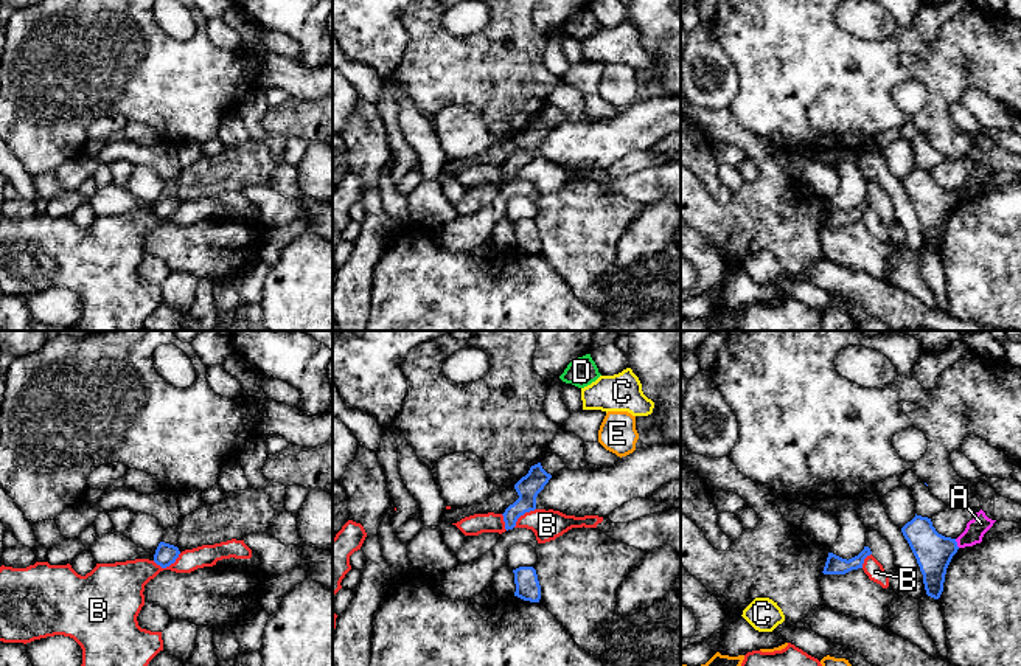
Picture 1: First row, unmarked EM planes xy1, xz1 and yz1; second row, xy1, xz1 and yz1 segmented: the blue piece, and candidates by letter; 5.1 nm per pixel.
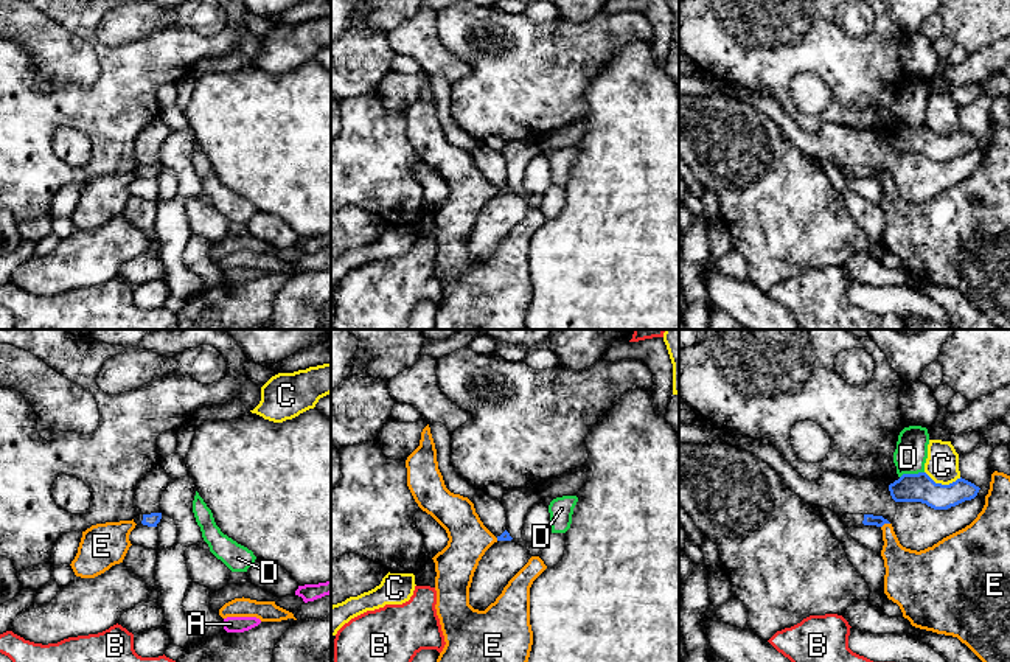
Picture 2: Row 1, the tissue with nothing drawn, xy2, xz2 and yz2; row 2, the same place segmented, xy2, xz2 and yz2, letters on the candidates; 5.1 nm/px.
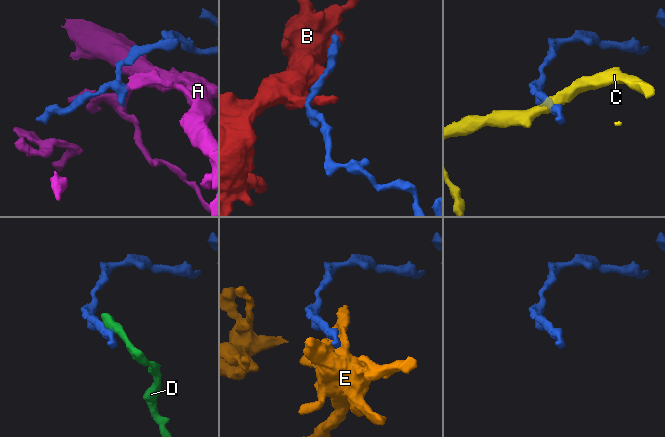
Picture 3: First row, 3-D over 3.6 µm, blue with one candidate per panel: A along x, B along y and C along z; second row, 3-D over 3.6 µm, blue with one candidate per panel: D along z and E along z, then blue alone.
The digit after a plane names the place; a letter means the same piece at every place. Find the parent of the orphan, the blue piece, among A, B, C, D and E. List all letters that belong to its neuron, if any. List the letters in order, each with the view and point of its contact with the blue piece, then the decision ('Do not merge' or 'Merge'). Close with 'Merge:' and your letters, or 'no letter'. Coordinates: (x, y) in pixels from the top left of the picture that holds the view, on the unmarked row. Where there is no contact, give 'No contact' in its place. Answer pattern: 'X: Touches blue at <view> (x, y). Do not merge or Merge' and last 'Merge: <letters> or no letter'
A: Touches blue at yz1 (956, 196). Do not merge
B: Touches blue at xy1 (167, 218). Do not merge
C: Touches blue at yz2 (943, 137). Do not merge
D: Touches blue at yz2 (911, 126). Do not merge
E: Touches blue at yz2 (884, 174). Do not merge
Merge: no letter

